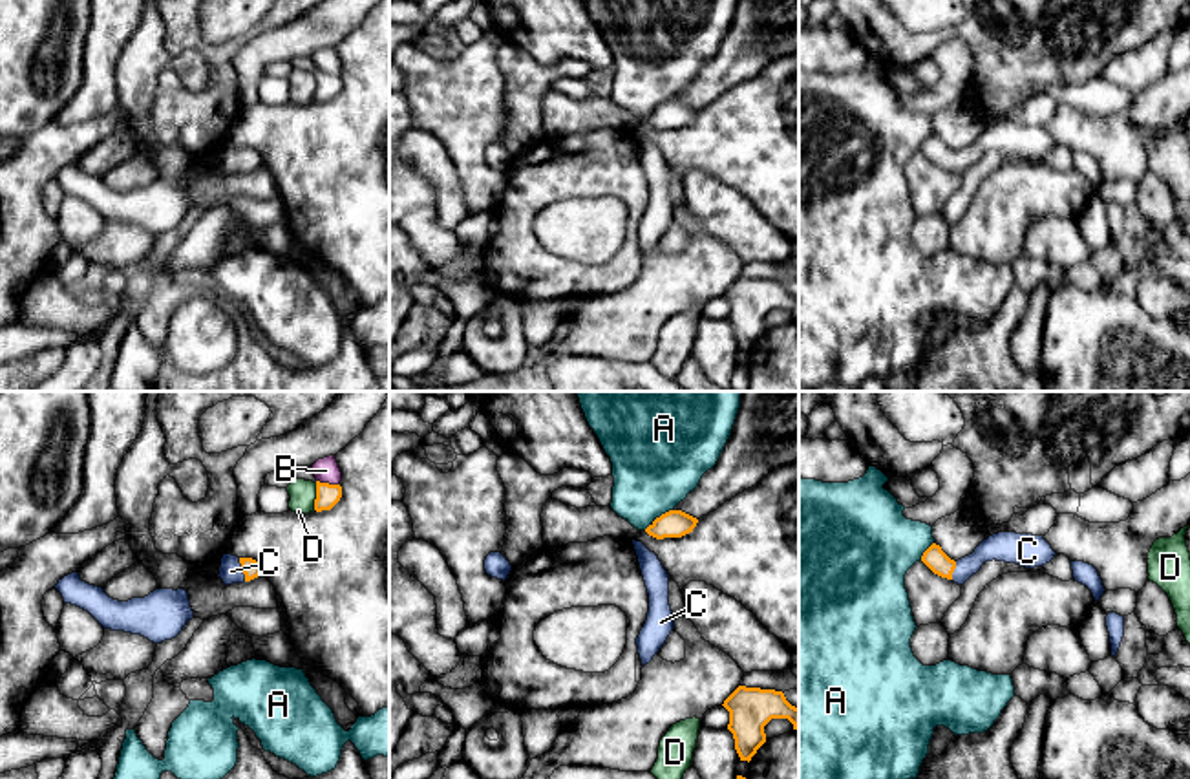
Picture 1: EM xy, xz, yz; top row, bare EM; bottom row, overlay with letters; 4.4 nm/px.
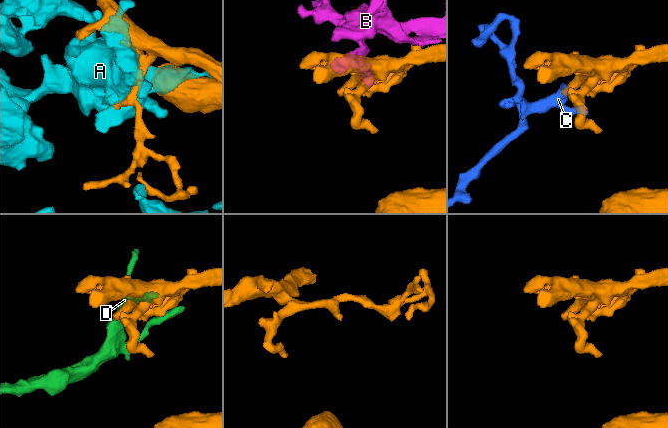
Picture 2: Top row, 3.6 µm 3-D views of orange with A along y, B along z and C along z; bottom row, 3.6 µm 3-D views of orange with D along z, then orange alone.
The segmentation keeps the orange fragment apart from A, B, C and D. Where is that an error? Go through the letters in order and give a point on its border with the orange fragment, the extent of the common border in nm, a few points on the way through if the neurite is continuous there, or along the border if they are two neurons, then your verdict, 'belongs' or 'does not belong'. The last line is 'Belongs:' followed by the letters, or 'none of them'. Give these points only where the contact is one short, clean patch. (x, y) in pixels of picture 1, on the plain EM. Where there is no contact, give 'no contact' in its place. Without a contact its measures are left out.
A: meets orange in xz at (657, 108); contact 160 nm long; does not belong
B: meets orange in xy at (328, 74); contact 110 nm long; does not belong
C: meets orange in xy at (242, 160); contact 110 nm long; runs through xy (251, 158), (242, 160), (231, 161); belongs
D: meets orange in xy at (317, 86); contact 120 nm long; does not belong
Belongs: C

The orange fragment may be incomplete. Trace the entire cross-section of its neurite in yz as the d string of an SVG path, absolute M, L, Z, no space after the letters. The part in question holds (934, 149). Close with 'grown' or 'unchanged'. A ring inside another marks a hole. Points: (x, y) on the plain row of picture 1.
M998 123L983 130L972 144L954 152L940 135L932 133L921 146L921 152L938 166L963 176L976 165L985 152L1016 154L1025 159L1035 159L1049 154L1055 141L1044 126Z; grown

